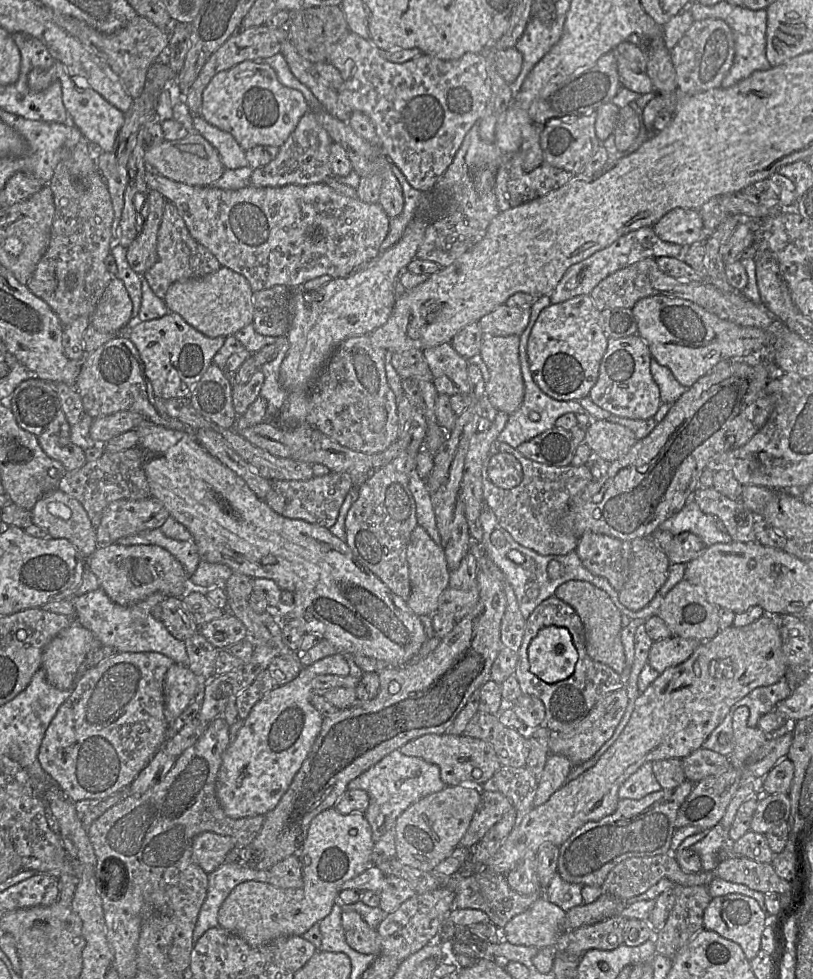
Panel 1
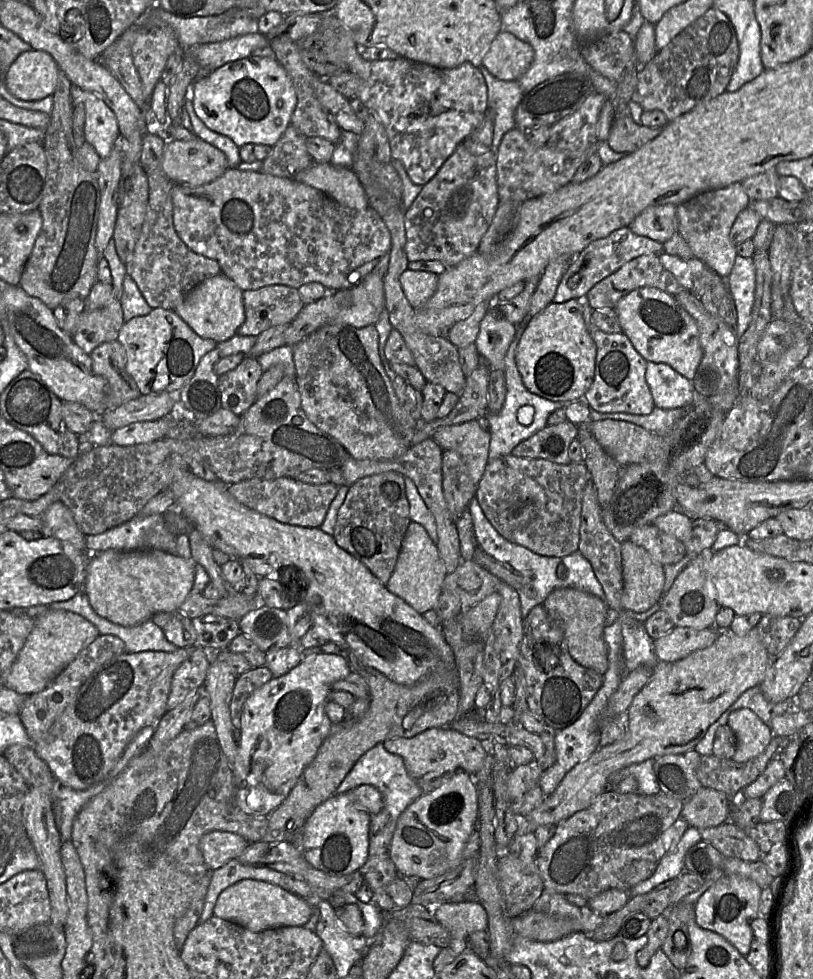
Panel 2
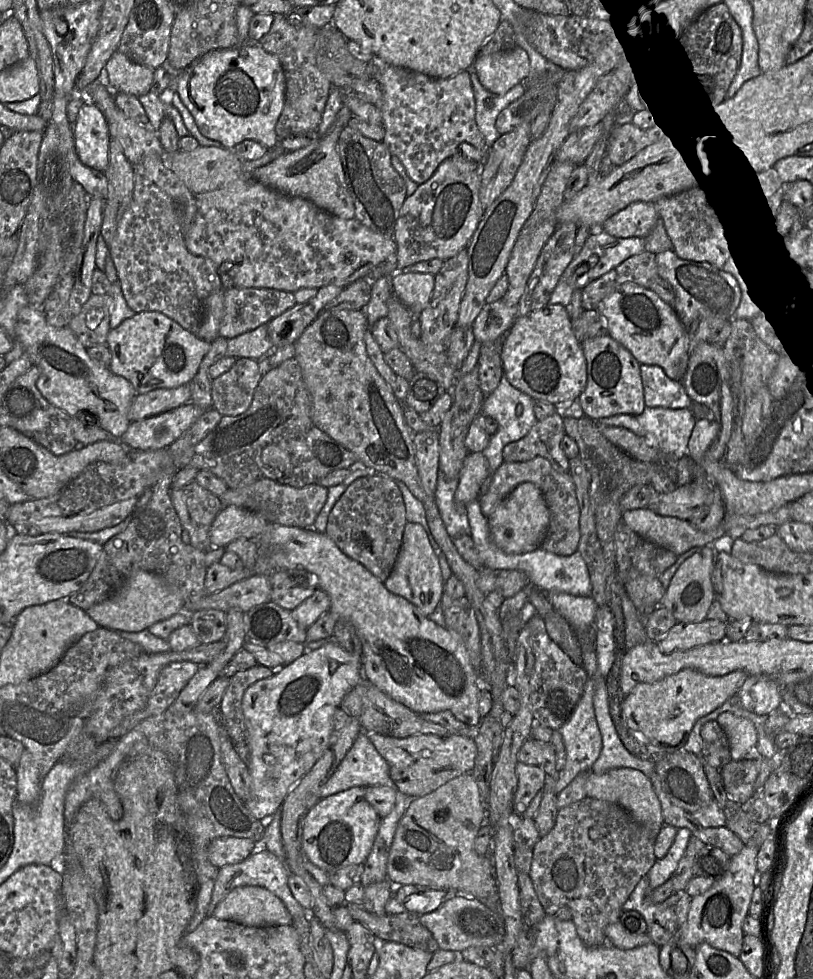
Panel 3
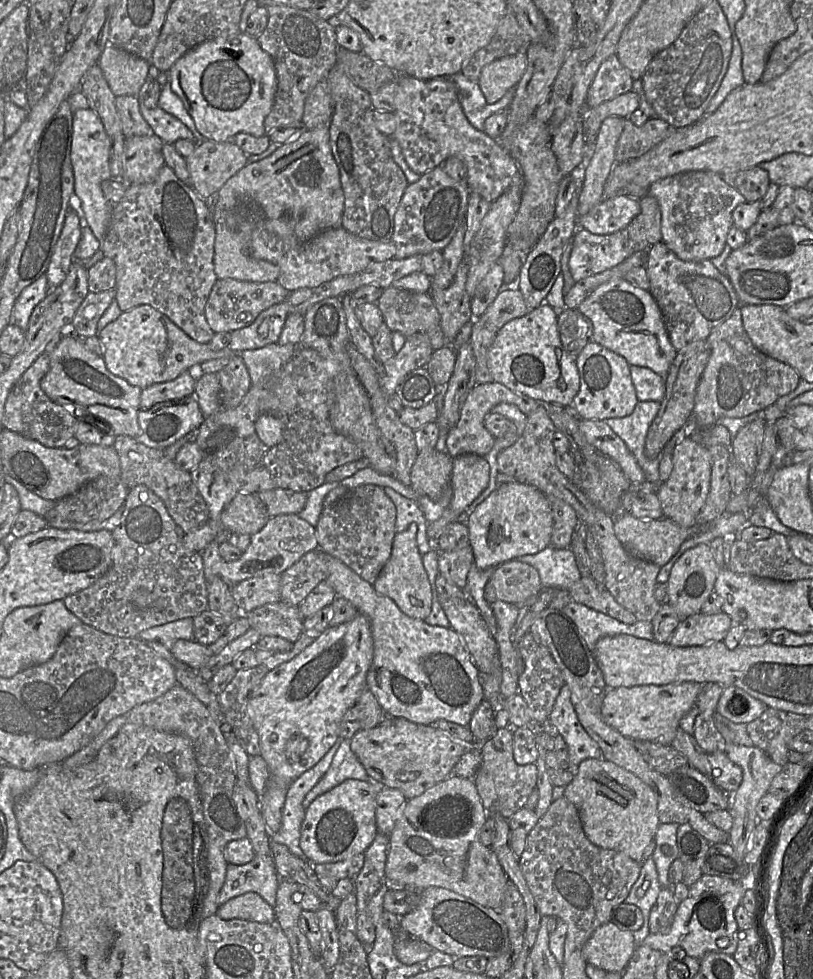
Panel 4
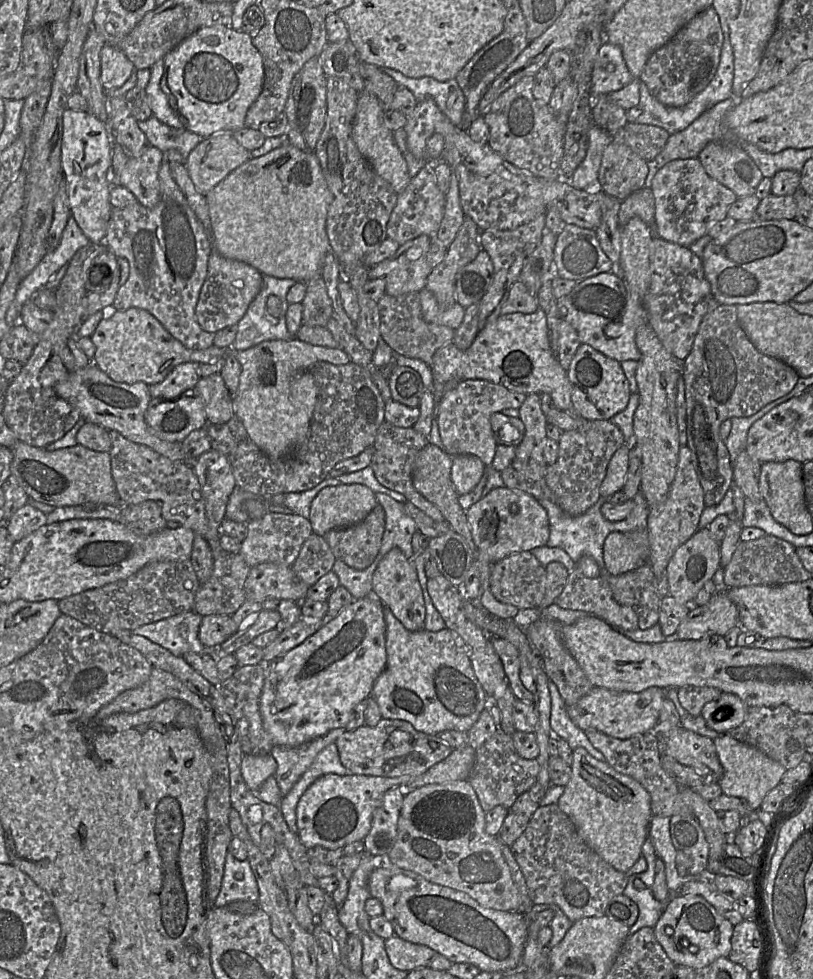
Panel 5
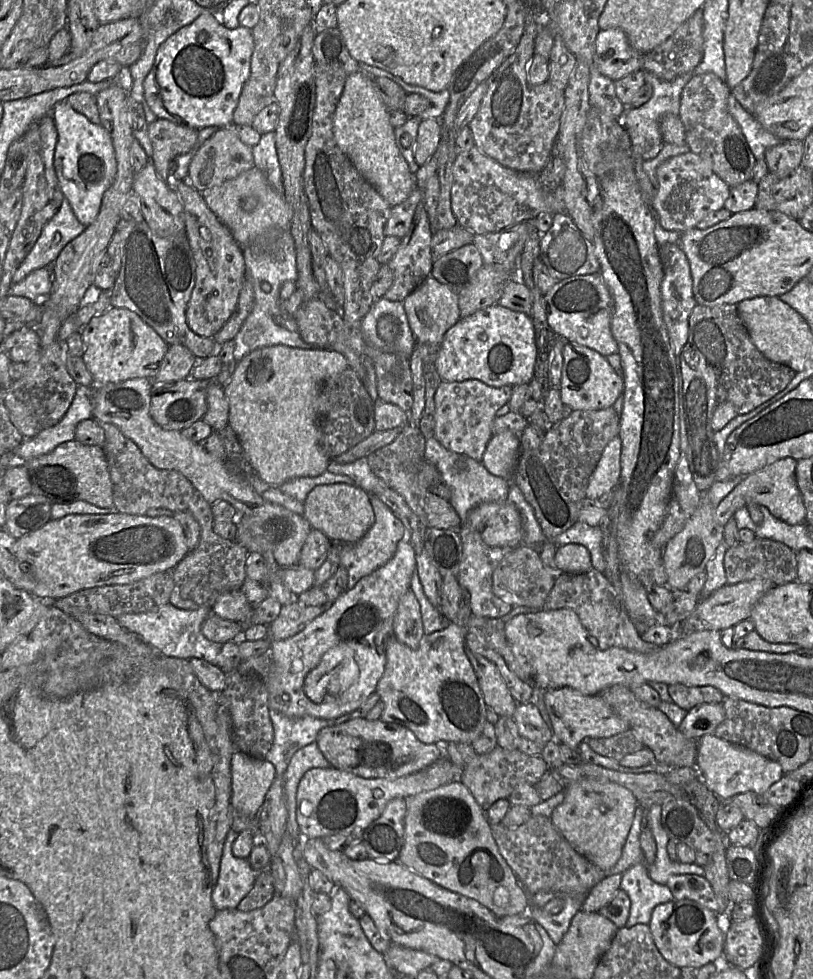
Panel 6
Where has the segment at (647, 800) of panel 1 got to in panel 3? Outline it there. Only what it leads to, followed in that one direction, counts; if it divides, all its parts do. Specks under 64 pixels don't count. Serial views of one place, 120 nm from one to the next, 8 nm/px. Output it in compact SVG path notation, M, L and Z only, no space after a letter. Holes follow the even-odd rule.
M586 797L558 810L555 826L546 836L540 837L532 849L528 874L545 914L555 915L560 908L569 908L571 920L583 943L589 947L604 944L605 928L618 921L624 902L657 860L654 855L657 836L657 833L634 821L622 807L607 801ZM594 826L605 827L608 833L599 840L592 840L589 829Z

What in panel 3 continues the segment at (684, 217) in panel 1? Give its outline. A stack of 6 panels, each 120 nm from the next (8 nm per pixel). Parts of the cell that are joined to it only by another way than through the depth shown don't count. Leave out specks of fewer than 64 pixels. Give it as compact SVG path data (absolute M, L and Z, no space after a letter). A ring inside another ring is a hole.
M636 201L605 220L601 228L615 237L645 238L659 218L654 202Z

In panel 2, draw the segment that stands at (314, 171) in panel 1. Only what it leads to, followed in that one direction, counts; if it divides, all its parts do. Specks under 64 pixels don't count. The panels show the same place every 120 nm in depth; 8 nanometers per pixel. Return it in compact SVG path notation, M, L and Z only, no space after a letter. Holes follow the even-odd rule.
M289 125L270 154L262 161L260 173L281 178L293 178L308 168L314 160L306 149L306 136Z

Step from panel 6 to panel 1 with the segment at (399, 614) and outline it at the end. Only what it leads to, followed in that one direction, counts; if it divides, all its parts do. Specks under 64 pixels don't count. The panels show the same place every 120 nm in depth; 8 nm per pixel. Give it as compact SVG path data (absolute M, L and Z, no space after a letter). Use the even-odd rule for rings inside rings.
M417 525L407 545L406 559L409 565L411 584L411 593L406 604L418 616L432 616L437 611L440 595L449 586L450 571L447 566L444 547L436 544L426 530Z

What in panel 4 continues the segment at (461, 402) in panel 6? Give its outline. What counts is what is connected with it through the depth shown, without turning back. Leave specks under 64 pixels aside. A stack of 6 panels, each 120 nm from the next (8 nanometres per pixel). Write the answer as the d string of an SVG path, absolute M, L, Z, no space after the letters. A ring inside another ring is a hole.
M491 382L485 384L476 384L461 408L458 423L451 430L449 430L446 436L446 452L451 457L460 456L463 454L476 454L483 457L490 452L494 445L495 439L485 427L484 419L491 409L499 403L513 404L527 416L540 405L540 402L536 401L535 399L520 393L516 393L500 383Z

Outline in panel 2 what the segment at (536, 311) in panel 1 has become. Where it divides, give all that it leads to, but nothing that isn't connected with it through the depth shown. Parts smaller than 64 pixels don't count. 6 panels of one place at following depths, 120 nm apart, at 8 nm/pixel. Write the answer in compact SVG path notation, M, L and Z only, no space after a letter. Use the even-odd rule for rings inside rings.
M526 316L526 320L518 331L516 338L510 344L505 356L506 395L502 409L498 413L489 410L484 414L490 423L490 444L488 461L500 456L511 454L511 451L523 440L528 439L547 425L548 416L568 403L553 402L531 393L523 384L521 375L515 363L516 349L529 321L533 316Z

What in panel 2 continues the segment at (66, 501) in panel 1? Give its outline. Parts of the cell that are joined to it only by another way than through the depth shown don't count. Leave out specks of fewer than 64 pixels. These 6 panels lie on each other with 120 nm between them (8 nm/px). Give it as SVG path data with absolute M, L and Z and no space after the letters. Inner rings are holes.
M61 501L52 503L43 517L43 536L52 536L71 543L77 550L90 555L85 534L78 528L70 509Z

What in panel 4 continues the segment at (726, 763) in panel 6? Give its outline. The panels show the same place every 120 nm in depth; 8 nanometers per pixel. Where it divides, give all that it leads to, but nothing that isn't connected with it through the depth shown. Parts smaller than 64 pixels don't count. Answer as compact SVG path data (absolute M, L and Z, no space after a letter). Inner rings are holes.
M727 744L725 752L731 761L741 767L743 772L743 779L739 788L728 794L730 796L729 810L733 816L733 826L729 831L729 842L737 855L744 858L747 853L747 844L759 824L757 805L763 796L769 792L772 780L781 772L783 766L775 763L762 749L755 745Z

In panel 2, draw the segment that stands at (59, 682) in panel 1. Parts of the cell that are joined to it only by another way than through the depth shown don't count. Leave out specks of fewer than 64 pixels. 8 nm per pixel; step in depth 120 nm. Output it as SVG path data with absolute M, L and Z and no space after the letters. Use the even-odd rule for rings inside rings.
M48 609L35 618L34 627L12 665L5 688L25 696L42 691L99 635L96 626L81 615Z

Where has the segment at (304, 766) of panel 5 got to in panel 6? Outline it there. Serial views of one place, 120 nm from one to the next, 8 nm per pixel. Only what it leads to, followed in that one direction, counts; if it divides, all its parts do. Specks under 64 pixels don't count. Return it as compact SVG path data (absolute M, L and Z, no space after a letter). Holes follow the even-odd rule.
M269 708L274 738L273 745L264 759L276 769L276 776L284 776L287 766L300 748L314 743L319 731L324 727L339 725L350 720L350 713L335 719L322 719L313 716L292 718Z

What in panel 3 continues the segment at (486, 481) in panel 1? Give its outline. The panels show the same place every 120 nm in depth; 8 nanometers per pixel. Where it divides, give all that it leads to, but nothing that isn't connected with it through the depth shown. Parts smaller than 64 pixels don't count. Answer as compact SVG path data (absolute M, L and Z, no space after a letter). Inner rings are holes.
M540 456L527 462L505 462L496 469L488 491L479 497L482 514L489 517L495 508L521 483L531 482L542 492L549 509L549 528L541 548L562 556L572 555L580 540L580 509L575 484L569 472L559 473L550 462Z

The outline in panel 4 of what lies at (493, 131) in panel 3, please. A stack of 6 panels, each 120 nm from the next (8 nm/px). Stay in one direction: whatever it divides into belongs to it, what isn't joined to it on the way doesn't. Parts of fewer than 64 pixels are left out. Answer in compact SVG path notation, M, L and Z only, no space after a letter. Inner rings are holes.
M461 73L450 77L457 82L458 98L465 117L474 128L482 132L485 120L498 111L506 110L515 96L515 89L510 89L499 101L489 104L478 83L468 80Z

